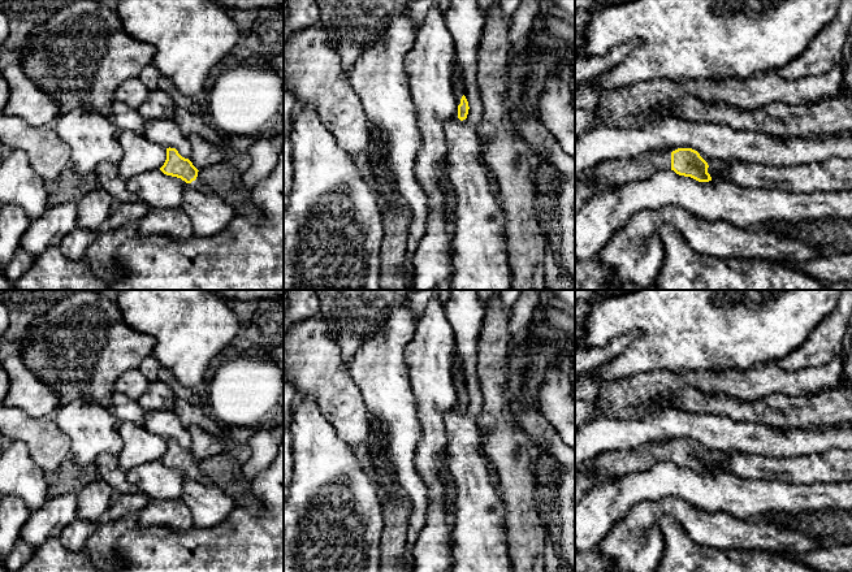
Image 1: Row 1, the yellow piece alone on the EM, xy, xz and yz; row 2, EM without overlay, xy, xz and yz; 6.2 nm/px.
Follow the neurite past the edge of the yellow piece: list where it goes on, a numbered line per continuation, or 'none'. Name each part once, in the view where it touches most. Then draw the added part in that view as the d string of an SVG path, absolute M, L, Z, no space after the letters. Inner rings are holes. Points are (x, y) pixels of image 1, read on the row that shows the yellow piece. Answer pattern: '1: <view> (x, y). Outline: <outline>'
1: yz (609, 174). Outline: M675 150L653 151L633 159L604 161L587 169L579 178L593 179L597 191L643 181L652 177L657 170L671 169L672 151Z

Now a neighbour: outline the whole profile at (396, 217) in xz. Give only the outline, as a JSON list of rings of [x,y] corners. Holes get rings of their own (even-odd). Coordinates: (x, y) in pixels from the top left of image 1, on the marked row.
[[[382,168],[375,169],[375,179],[384,191],[388,204],[381,207],[384,240],[381,243],[381,290],[408,290],[405,277],[408,225],[411,211],[393,191],[392,174]]]

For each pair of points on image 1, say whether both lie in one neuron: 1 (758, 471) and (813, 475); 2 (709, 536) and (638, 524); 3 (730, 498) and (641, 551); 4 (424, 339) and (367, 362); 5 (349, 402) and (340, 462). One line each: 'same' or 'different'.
1: same
2: same
3: different
4: different
5: different

